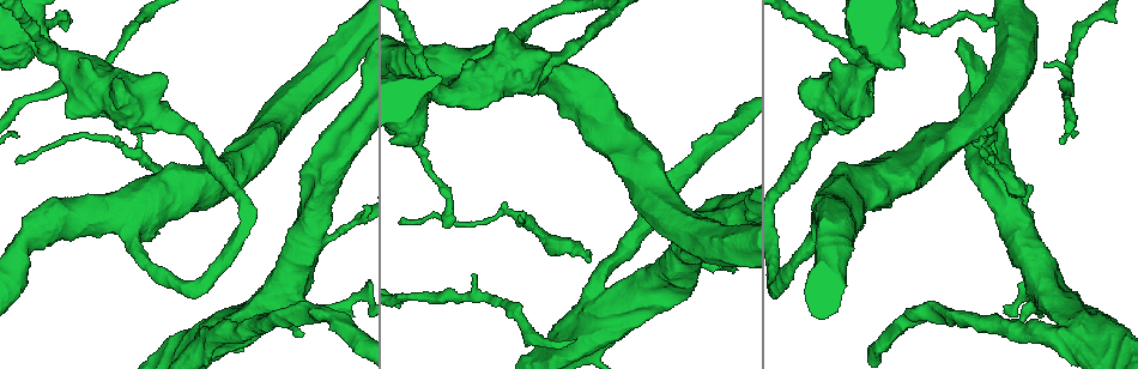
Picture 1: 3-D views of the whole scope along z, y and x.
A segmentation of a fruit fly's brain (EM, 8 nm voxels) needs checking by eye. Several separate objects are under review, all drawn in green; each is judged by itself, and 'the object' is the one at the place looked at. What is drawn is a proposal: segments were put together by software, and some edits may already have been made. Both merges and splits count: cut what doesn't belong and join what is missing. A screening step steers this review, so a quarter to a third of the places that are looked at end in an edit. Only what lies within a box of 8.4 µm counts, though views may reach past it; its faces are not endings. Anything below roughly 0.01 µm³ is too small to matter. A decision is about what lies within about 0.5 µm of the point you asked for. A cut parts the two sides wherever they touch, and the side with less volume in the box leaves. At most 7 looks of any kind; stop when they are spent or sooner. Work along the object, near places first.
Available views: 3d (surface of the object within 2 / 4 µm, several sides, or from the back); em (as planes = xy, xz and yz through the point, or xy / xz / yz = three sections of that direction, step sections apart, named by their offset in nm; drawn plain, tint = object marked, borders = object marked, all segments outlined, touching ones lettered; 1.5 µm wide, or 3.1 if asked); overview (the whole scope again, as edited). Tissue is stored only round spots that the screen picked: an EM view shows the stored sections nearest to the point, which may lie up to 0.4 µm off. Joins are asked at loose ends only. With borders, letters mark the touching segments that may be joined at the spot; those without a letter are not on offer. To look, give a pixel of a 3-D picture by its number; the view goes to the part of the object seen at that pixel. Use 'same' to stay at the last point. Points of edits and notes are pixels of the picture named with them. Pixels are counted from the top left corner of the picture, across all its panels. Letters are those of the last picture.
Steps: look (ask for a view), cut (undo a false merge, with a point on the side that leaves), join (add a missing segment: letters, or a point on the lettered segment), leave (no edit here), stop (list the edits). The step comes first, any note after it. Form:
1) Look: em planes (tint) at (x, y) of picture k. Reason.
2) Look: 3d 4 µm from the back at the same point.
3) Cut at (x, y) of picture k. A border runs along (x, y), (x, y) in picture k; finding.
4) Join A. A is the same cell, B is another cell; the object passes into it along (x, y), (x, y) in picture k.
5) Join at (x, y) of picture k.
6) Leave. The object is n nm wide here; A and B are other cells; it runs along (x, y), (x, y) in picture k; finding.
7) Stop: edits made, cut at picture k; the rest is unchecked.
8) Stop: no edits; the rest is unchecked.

Look: 3d 4 µm from the back at (930, 28) of picture 1. Sudden change in width.

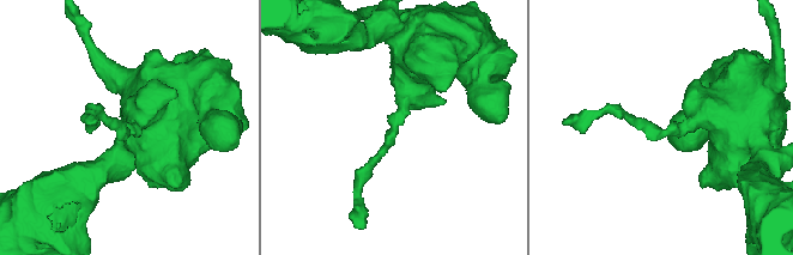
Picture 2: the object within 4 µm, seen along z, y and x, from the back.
Look: em planes (borders) at (666, 131) of picture 2. Need the tissue.

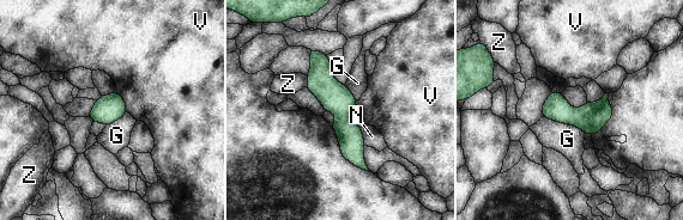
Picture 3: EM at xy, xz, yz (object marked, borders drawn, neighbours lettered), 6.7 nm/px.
Leave. G, N, V and Z are other cells; continuous, no second neuron.

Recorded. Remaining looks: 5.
Look: em planes (plain) at (132, 232) of picture 1. Sudden change in width.

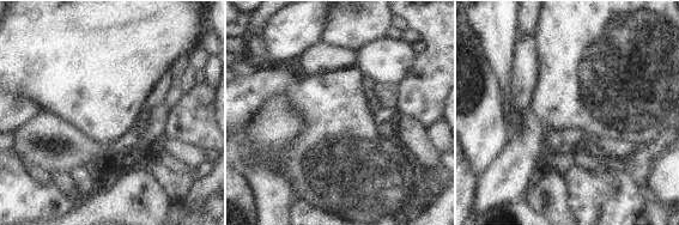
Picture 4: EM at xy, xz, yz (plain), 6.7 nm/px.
Look: em planes (tint) at the same point.

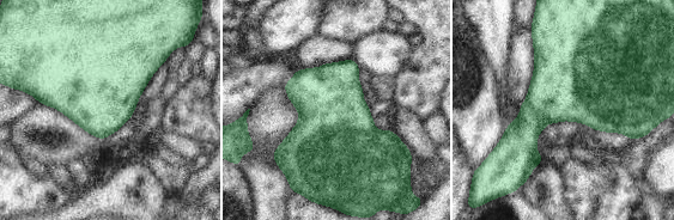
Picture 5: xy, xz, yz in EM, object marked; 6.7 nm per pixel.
Look: em planes (borders) at the same point. What lies round it.

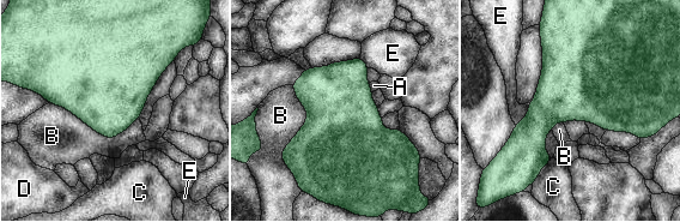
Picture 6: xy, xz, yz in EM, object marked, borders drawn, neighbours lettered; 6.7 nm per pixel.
Leave. A, B, C, D and E are other cells; continuous, no second neuron.

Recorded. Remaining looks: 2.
Look: em yz step 8 (tint) at (591, 256) of picture 1. Branch stops here.

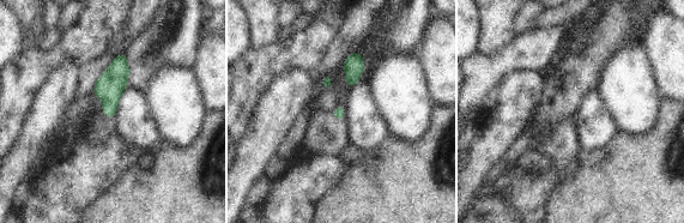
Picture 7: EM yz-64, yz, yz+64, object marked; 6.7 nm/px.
Look: em xy step 4 (borders) at the same point.

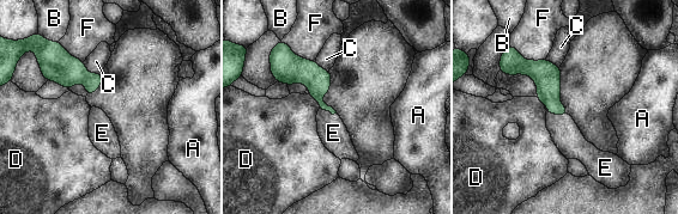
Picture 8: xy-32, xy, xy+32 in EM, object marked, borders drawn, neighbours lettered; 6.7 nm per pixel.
Join at (565, 134) of picture 8. The longest contact is with F, 240 nm; E is the same cell, A, B, C, D and F are other cells; the object passes into it along (548, 77), (555, 112), (565, 134) in picture 8; the neuron continues.

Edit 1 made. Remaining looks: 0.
Stop: edits made, join at picture 8; the rest is unchecked.

